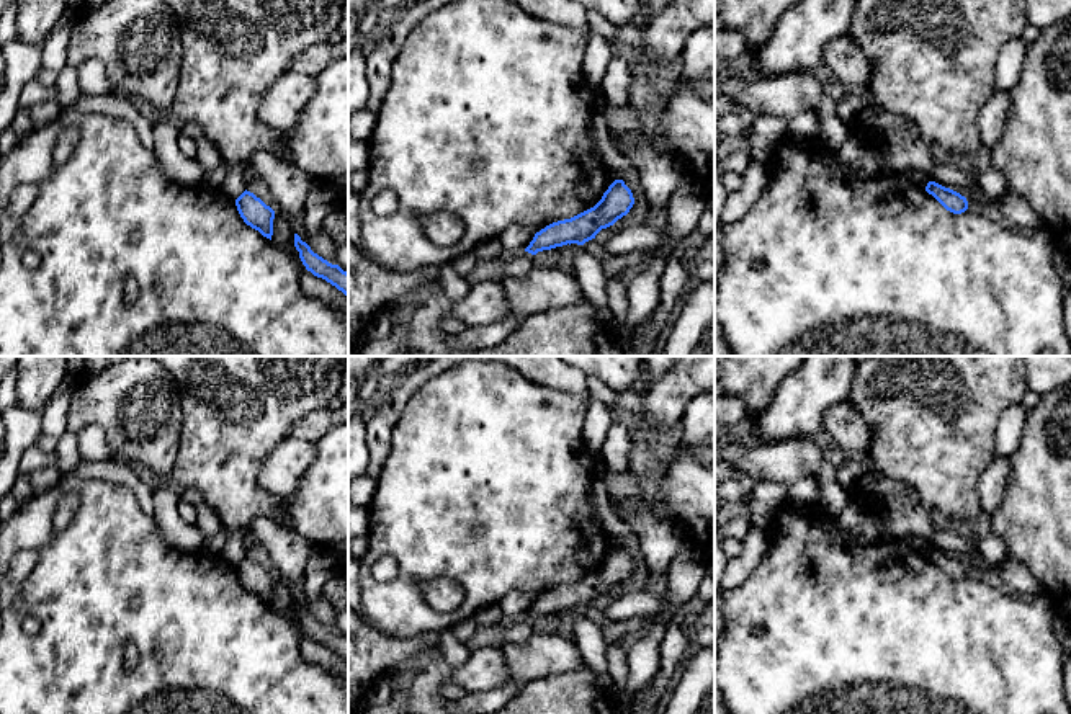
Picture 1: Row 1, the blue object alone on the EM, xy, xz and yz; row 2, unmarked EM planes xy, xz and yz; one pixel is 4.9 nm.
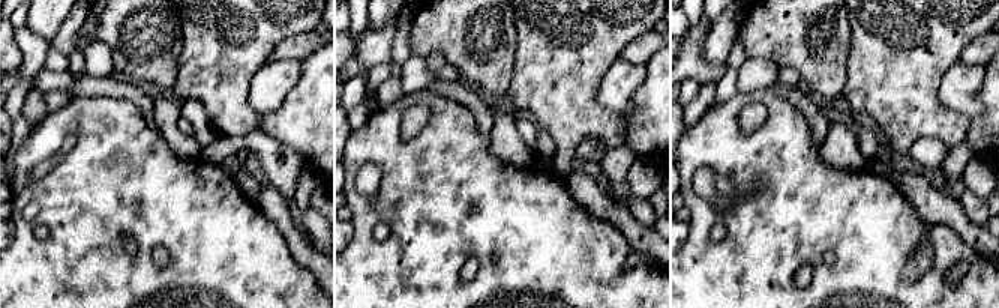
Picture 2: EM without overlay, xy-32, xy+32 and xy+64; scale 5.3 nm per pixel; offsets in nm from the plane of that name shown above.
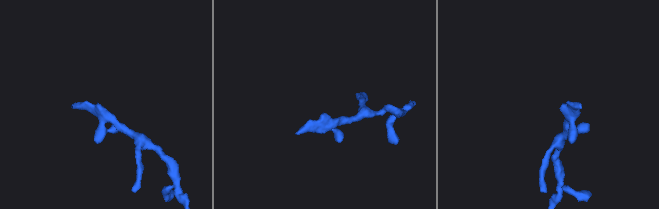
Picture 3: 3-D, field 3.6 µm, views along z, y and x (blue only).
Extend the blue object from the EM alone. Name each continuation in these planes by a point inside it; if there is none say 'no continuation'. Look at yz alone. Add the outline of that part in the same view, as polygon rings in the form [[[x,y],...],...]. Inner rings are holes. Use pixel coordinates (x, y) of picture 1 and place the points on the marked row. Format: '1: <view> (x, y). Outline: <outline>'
no continuation

